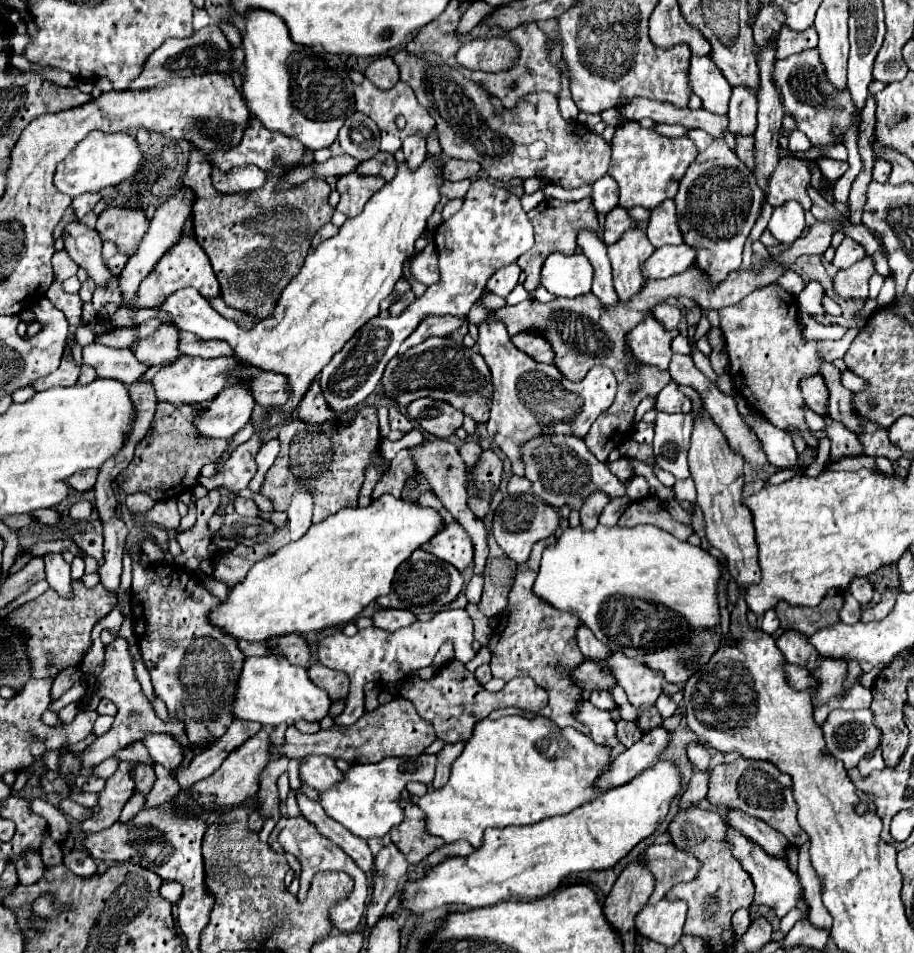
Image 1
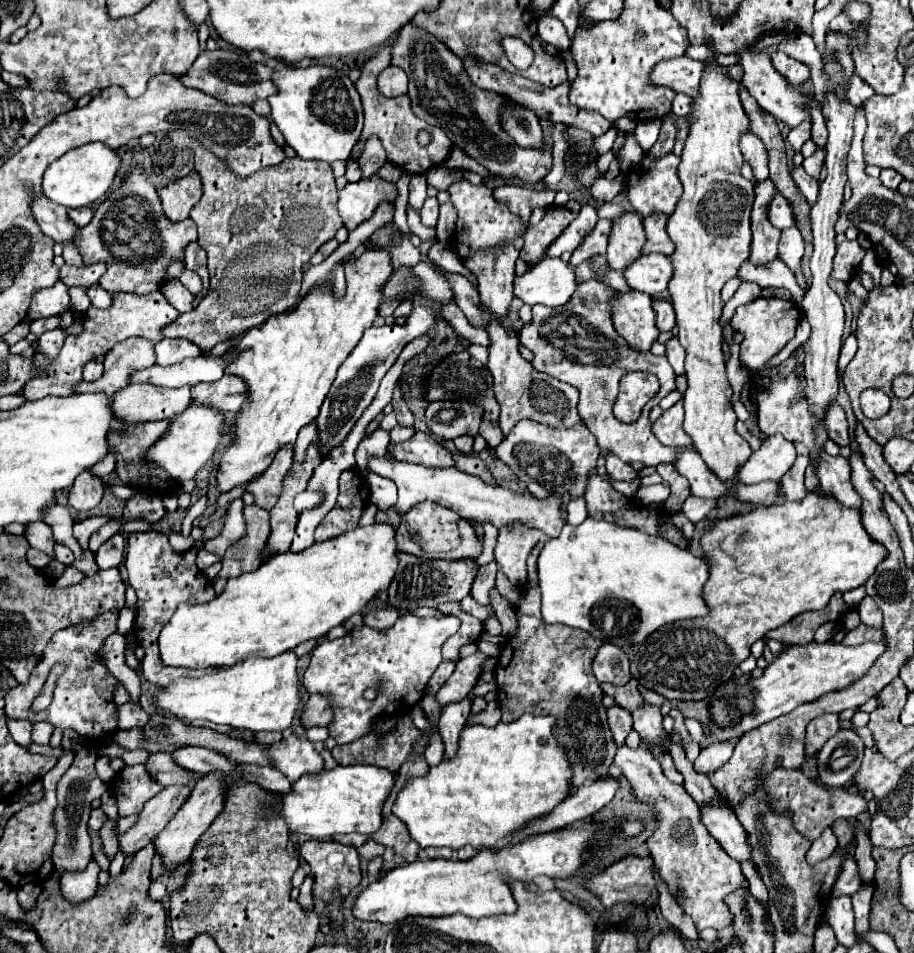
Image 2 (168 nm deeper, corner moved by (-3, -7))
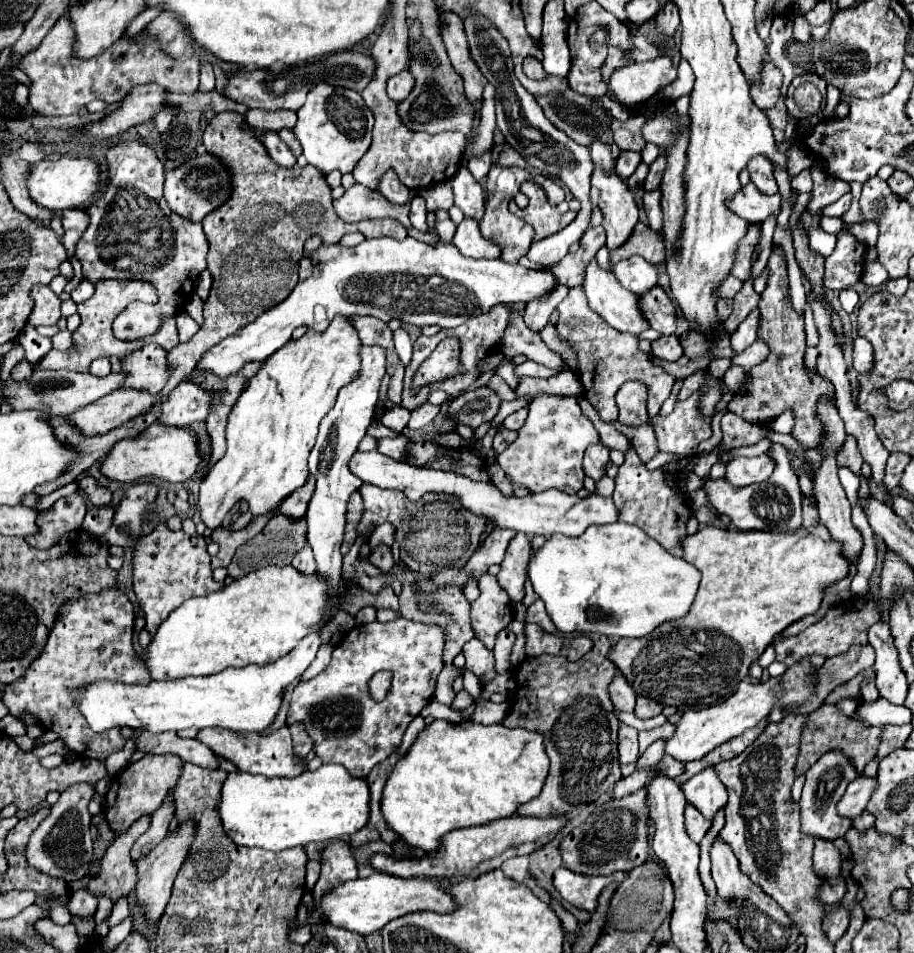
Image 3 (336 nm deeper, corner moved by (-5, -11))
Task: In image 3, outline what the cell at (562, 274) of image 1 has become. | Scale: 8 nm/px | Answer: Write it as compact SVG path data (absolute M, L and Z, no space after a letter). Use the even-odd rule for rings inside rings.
M390 237L382 239L366 239L356 247L342 247L342 245L320 245L312 255L316 261L314 273L310 279L296 285L296 289L290 293L286 301L280 305L268 309L262 313L254 323L246 325L238 333L226 337L208 353L202 355L198 365L190 375L184 377L184 381L192 381L194 375L212 373L218 379L226 379L230 375L236 375L244 369L244 363L252 361L264 361L276 349L280 349L286 341L290 341L290 335L296 327L306 325L316 331L324 331L330 321L338 315L374 315L382 321L400 319L402 323L412 325L440 325L440 327L458 327L466 319L488 313L498 303L530 303L536 297L550 297L552 289L558 285L554 273L550 269L526 269L522 265L504 265L500 259L470 259L458 253L458 249L452 243L438 241L436 247L416 241L412 237L406 237L404 241L396 241Z

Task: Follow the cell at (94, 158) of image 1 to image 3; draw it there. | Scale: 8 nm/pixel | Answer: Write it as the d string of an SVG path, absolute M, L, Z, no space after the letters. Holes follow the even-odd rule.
M62 155L56 159L42 159L30 167L28 189L30 197L50 209L50 211L64 211L64 209L78 209L86 203L92 203L94 197L100 193L100 163L92 157L72 157Z

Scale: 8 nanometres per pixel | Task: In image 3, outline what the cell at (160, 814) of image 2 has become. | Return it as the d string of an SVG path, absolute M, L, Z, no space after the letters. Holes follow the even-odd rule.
M144 815L140 817L140 821L132 823L132 827L128 827L126 833L118 835L114 843L108 847L106 855L102 857L102 873L96 879L90 879L86 875L80 883L68 885L70 891L76 891L78 887L88 885L92 895L106 893L112 901L116 901L122 895L128 895L138 881L136 877L138 869L134 859L130 857L130 849L138 841L138 837L142 837L144 831L148 831L148 827L150 827L150 815Z

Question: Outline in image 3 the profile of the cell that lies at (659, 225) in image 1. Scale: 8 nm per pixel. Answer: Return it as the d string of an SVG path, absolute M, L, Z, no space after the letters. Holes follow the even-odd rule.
M646 223L636 225L636 233L624 243L624 247L616 249L616 253L610 253L612 263L618 263L622 259L628 259L632 255L644 257L648 263L662 263L666 257L666 241L662 231L652 231Z

